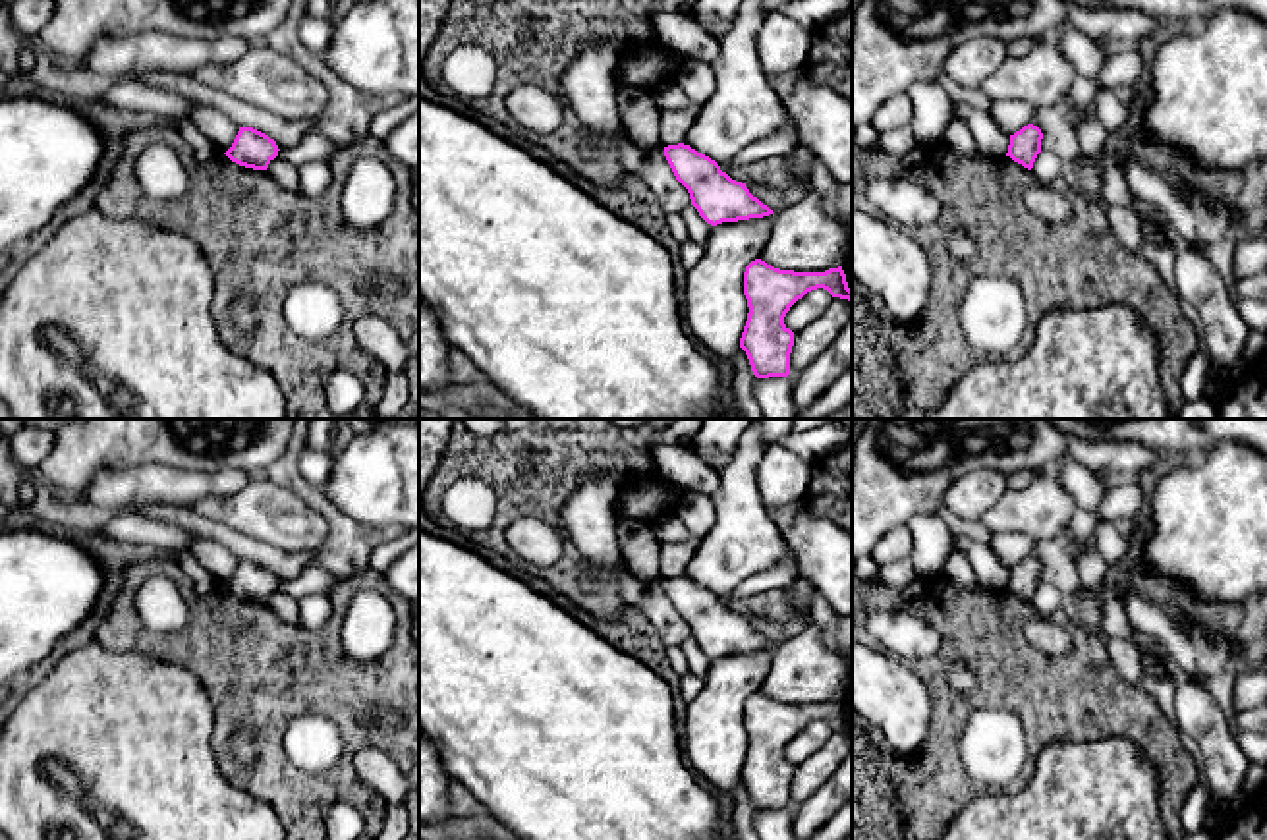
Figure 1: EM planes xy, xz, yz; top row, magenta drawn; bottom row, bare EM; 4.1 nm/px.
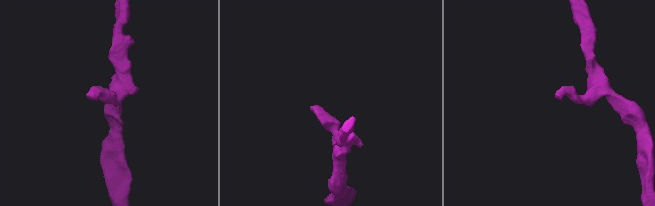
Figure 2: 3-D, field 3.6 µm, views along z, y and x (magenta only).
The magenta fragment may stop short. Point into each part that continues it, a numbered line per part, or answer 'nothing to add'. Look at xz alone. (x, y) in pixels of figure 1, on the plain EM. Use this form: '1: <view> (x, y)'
nothing to add

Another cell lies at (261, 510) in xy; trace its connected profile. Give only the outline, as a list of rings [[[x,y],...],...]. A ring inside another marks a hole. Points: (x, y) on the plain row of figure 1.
[[[251,475],[232,496],[209,496],[191,510],[292,554],[319,550],[330,533],[321,512],[263,475]]]

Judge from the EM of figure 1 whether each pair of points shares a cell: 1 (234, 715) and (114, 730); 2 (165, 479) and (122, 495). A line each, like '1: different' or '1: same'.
1: different
2: same

